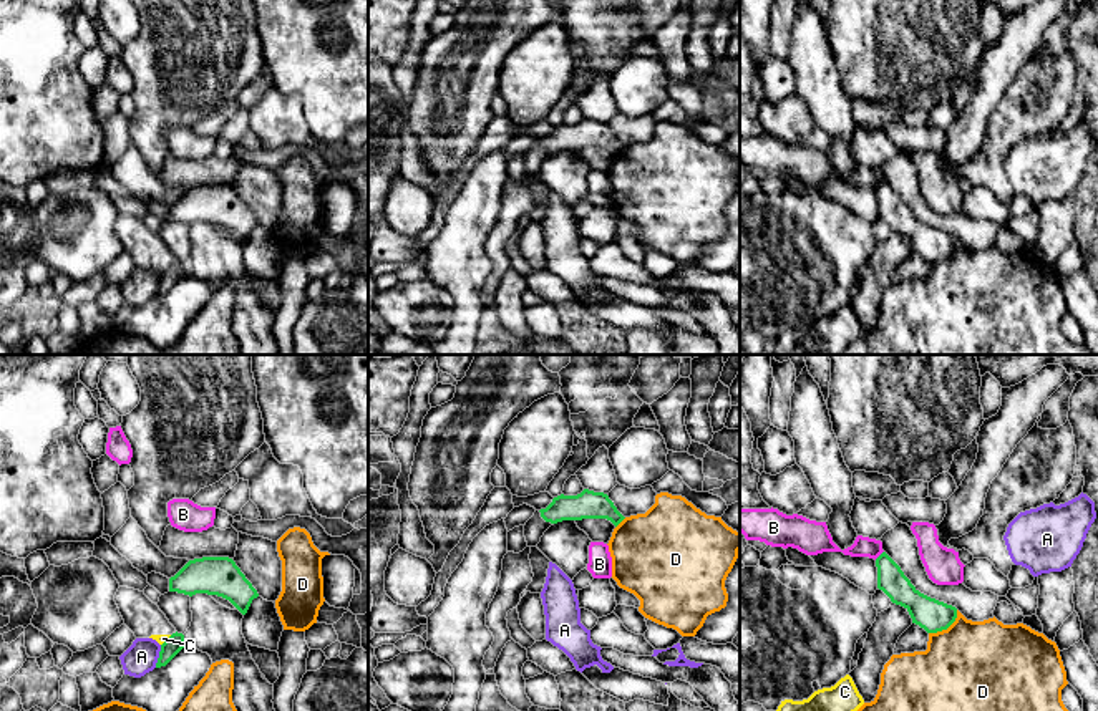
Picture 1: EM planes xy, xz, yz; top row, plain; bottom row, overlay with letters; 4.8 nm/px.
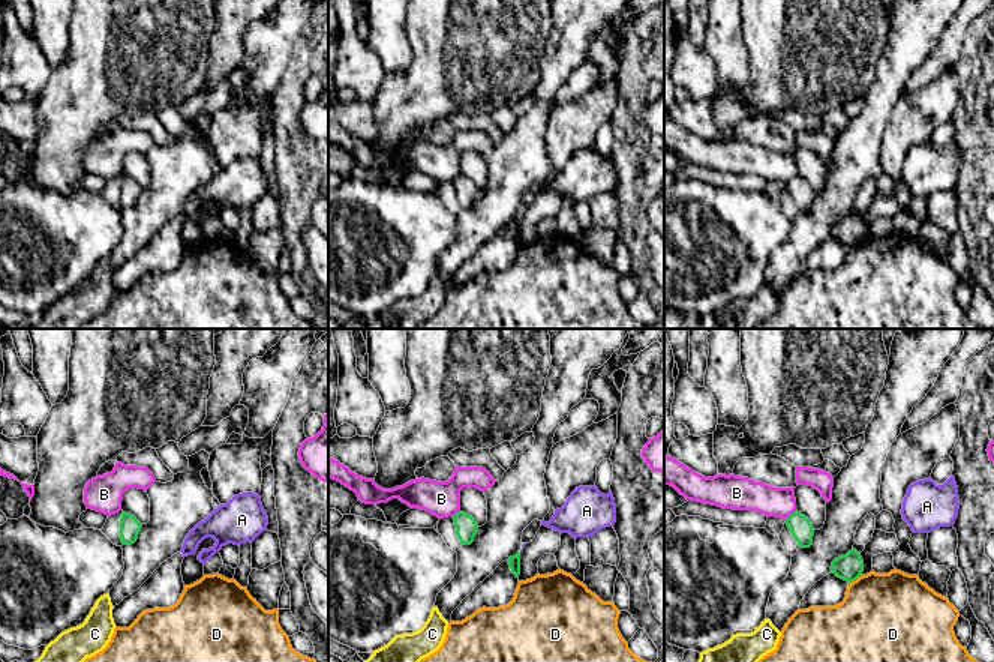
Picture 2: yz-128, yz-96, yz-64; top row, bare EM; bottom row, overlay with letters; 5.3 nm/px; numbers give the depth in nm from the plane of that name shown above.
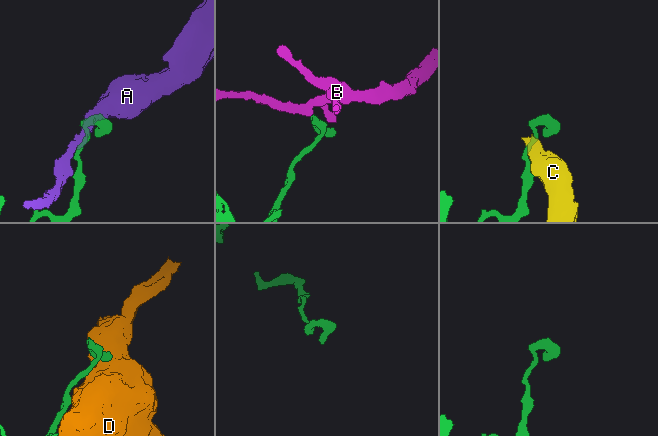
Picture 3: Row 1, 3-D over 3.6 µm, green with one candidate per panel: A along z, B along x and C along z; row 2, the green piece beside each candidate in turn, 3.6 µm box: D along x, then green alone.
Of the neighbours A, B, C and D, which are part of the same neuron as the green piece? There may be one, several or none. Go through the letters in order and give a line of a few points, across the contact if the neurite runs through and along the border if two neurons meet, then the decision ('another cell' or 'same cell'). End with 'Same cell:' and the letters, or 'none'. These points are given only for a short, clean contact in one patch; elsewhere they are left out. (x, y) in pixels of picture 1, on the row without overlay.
A: line xy (161, 274), (155, 295); another cell
B: line yz (883, 179), (874, 188); another cell
C: another cell
D: another cell
Same cell: none

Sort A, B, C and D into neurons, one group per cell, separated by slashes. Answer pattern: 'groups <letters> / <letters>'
groups A / B / C / D

